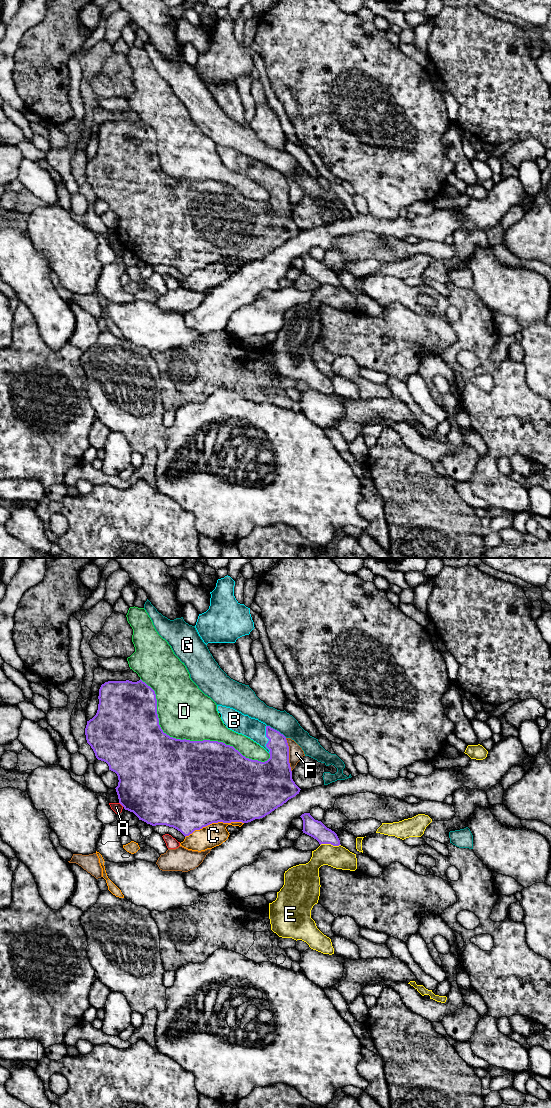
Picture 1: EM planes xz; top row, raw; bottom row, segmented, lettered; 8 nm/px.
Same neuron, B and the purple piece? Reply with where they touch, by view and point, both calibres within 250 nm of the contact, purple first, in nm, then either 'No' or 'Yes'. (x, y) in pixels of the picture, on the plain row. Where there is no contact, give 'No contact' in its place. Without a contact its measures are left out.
Touches purple at xz (268, 178). Thickness 200 nm (purple) against 160 nm. Yes

